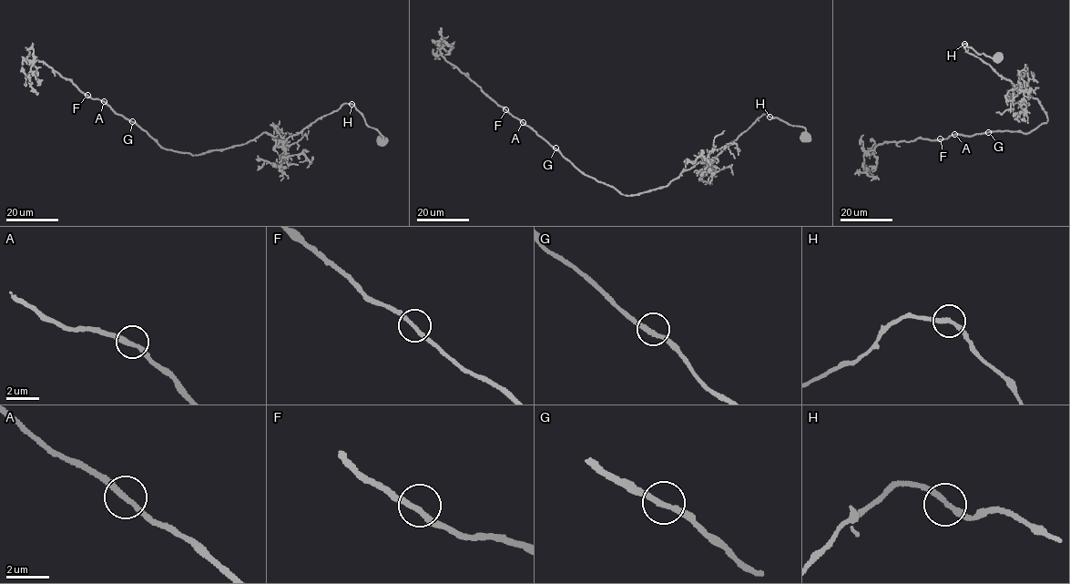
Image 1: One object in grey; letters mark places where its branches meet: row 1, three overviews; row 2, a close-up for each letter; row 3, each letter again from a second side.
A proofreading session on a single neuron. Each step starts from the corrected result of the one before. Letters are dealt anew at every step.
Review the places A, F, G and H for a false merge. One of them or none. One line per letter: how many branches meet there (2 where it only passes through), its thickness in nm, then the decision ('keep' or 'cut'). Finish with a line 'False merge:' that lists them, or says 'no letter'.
A: branches 2; calibre 240 nm; keep
F: branches 2; calibre 240 nm; keep
G: branches 2; calibre 240 nm; keep
H: branches 2; calibre 240 nm; cut
False merge: H

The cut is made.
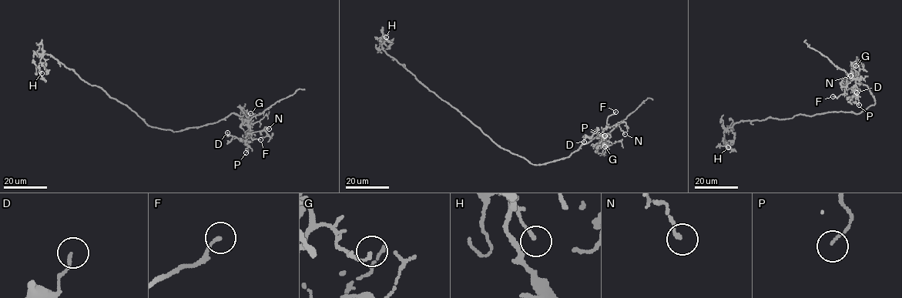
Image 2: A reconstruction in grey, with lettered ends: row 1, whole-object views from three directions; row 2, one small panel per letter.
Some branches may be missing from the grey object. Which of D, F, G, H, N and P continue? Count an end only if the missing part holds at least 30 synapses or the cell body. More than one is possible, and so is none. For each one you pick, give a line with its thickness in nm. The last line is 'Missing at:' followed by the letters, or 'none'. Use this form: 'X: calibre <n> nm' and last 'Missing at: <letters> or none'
Missing at: none

